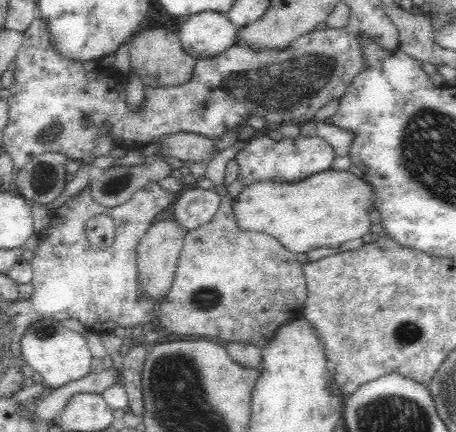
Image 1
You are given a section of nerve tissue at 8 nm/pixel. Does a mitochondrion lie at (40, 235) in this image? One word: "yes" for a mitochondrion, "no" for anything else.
no

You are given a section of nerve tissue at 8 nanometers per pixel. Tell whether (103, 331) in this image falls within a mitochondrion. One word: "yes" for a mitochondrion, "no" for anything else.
no

